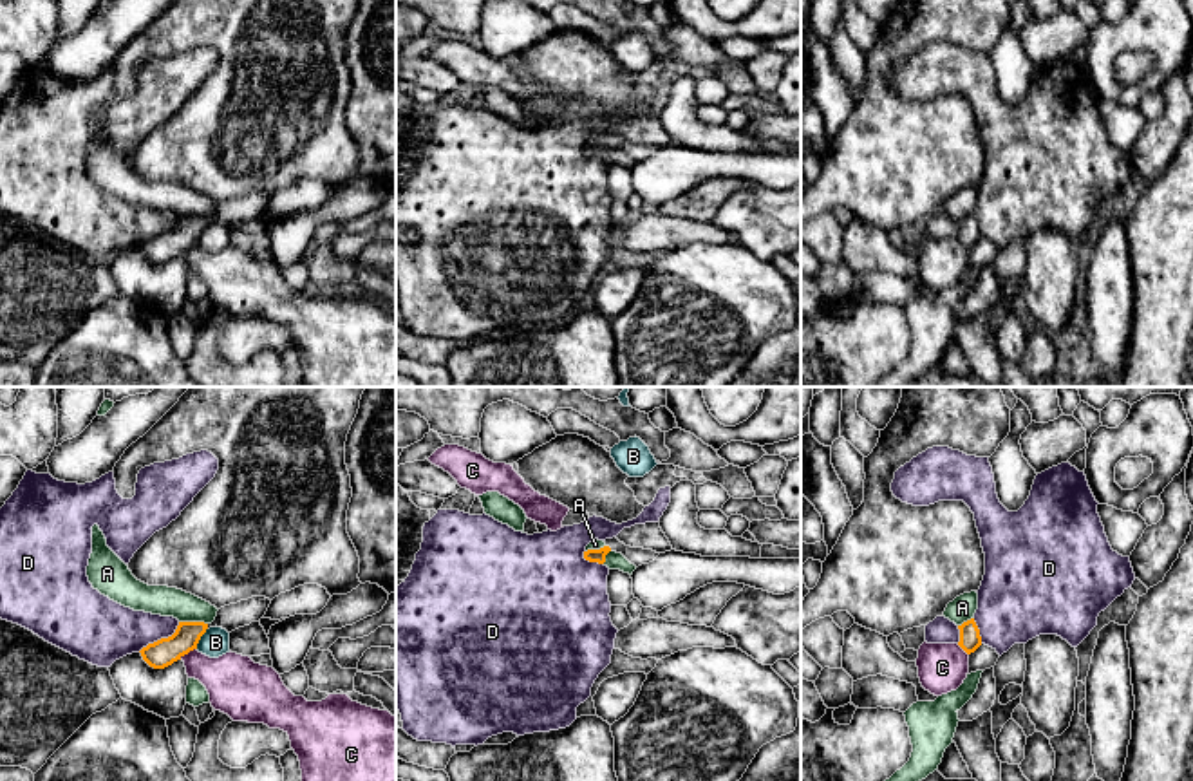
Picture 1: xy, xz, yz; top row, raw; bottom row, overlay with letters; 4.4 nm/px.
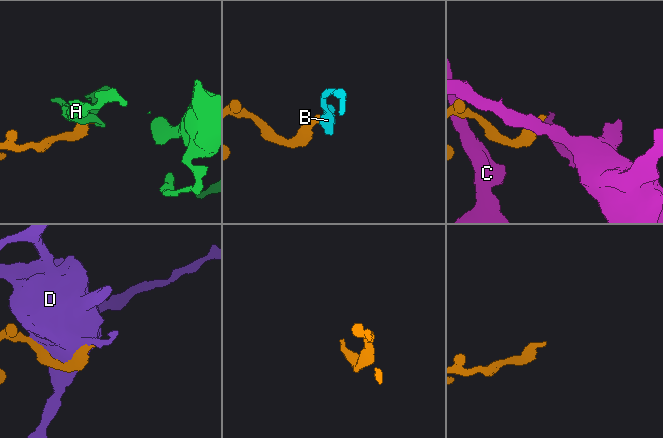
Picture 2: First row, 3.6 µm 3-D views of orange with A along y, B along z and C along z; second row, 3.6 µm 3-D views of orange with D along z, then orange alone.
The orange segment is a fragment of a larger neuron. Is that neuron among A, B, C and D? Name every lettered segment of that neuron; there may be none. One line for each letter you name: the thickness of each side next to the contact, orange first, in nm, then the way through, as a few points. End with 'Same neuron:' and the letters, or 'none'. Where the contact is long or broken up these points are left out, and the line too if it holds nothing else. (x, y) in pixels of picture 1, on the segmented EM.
Same neuron: none

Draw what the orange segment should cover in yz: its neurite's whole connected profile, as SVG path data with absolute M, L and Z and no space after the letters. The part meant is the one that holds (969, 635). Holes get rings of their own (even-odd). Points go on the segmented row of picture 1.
M974 618L963 622L962 626L958 626L958 629L960 629L960 642L958 642L958 645L967 654L974 653L982 645L980 629L978 629Z

